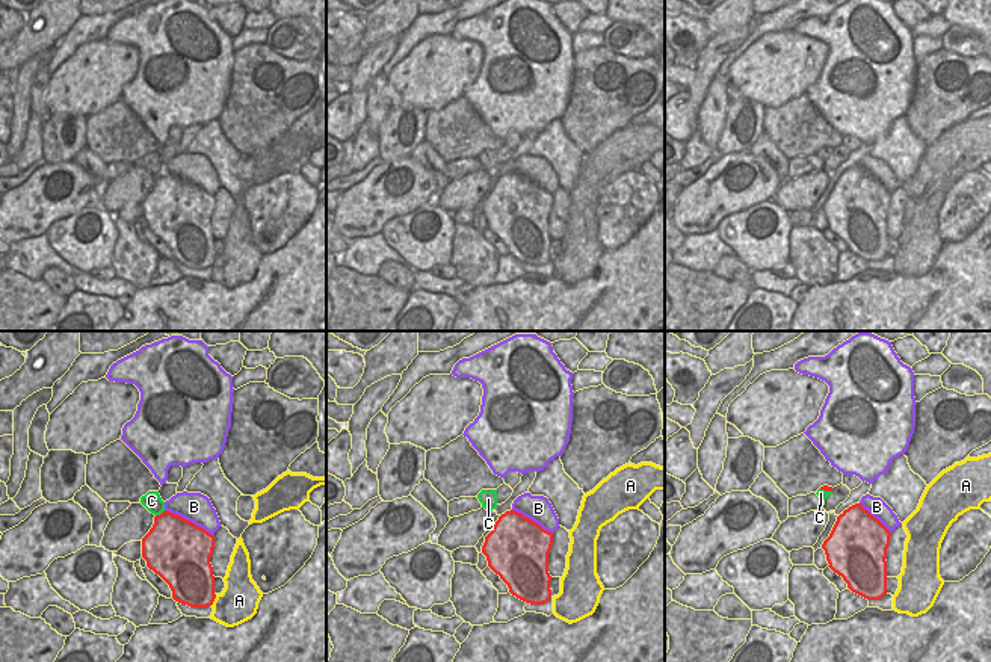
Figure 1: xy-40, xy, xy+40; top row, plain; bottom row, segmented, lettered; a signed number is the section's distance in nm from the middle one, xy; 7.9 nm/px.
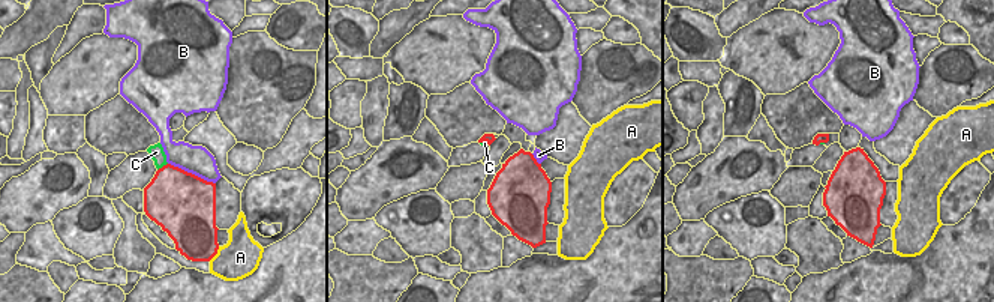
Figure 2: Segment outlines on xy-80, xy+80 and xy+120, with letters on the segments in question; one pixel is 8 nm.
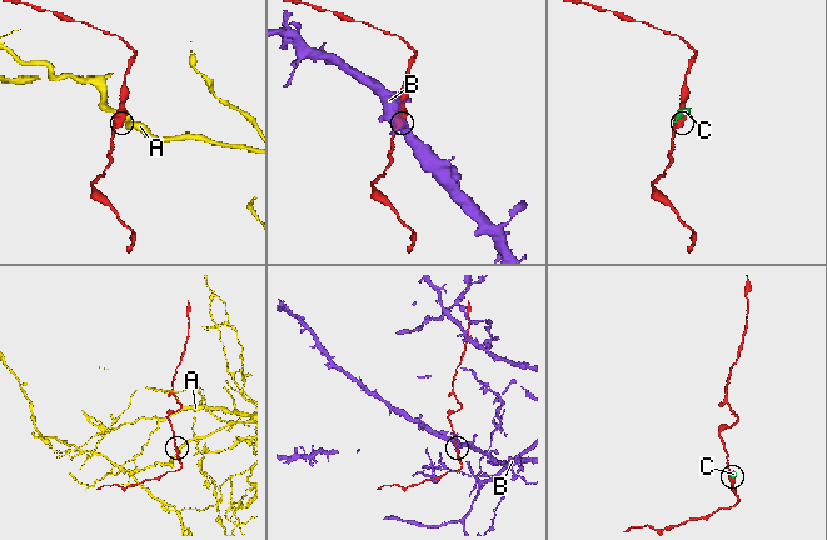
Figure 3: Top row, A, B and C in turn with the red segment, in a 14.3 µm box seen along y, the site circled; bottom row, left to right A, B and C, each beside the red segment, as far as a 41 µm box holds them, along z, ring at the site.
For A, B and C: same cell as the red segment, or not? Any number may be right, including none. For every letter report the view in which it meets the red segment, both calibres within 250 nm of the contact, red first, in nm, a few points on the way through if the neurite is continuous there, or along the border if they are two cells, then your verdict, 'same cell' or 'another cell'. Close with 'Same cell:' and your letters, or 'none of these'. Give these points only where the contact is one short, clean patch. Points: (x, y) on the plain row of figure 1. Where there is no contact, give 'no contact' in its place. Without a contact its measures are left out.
A: meets red in xy-40; 360 nm thick on the red side, 320 nm on the other; another cell
B: meets red in xy-40; 500 nm thick on the red side, 240 nm on the other; border along xy-40 (165, 171), (194, 183), (213, 197); another cell
C: meets red in xy-40; 420 nm thick on the red side, 150 nm on the other; same cell
Same cell: C

